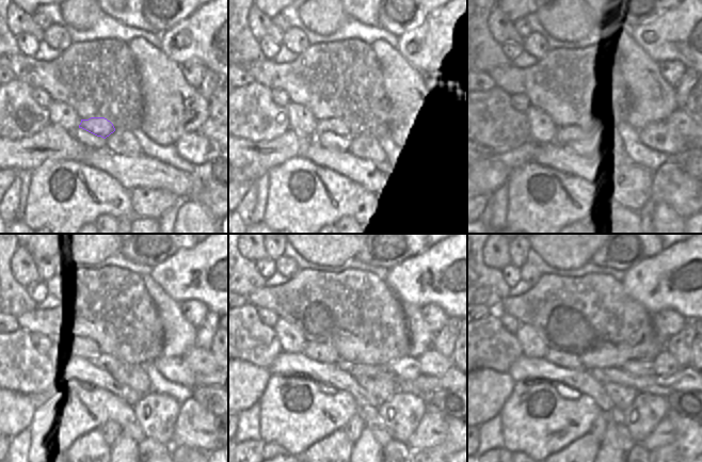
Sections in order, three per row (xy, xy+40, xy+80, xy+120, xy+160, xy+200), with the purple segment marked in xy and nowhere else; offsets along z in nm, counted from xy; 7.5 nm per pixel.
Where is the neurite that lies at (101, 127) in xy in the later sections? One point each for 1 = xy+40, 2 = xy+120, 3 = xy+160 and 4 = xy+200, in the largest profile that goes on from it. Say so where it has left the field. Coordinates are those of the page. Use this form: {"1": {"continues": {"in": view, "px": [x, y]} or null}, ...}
{"1": {"continues": {"in": "xy+40", "px": [338, 127]}}, "2": {"continues": {"in": "xy+120", "px": [141, 385]}}, "3": {"continues": {"in": "xy+160", "px": [384, 387]}}, "4": {"continues": {"in": "xy+200", "px": [622, 397]}}}

